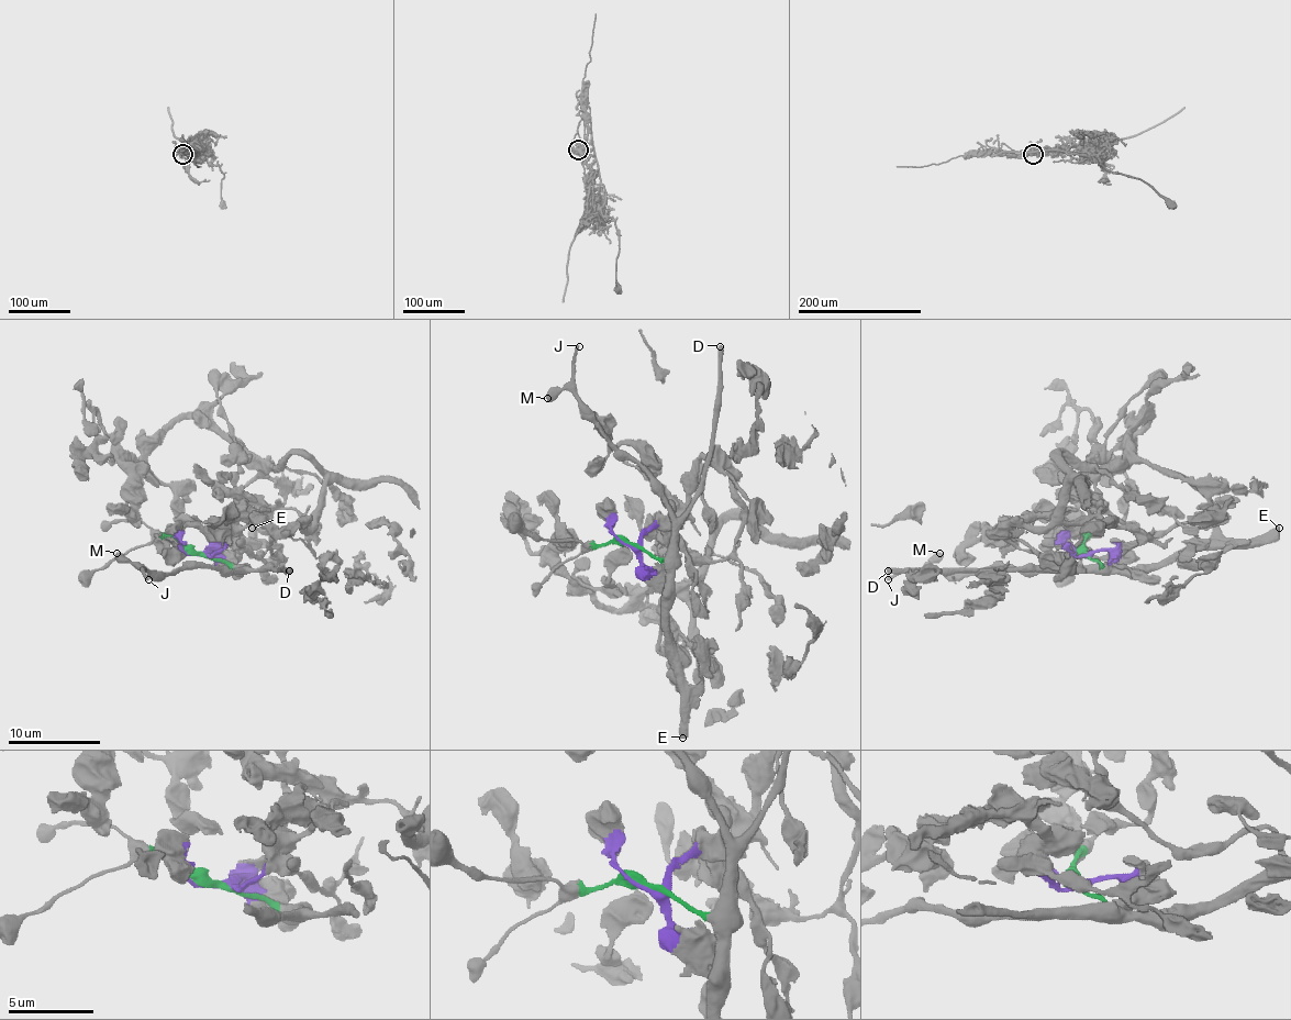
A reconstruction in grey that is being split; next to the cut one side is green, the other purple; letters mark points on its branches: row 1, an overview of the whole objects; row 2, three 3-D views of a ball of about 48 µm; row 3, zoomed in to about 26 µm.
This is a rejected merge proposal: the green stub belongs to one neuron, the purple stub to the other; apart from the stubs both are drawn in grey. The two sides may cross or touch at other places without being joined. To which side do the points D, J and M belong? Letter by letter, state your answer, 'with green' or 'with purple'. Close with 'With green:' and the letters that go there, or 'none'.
D: with green
J: with green
M: with green
With green: D, J, M

